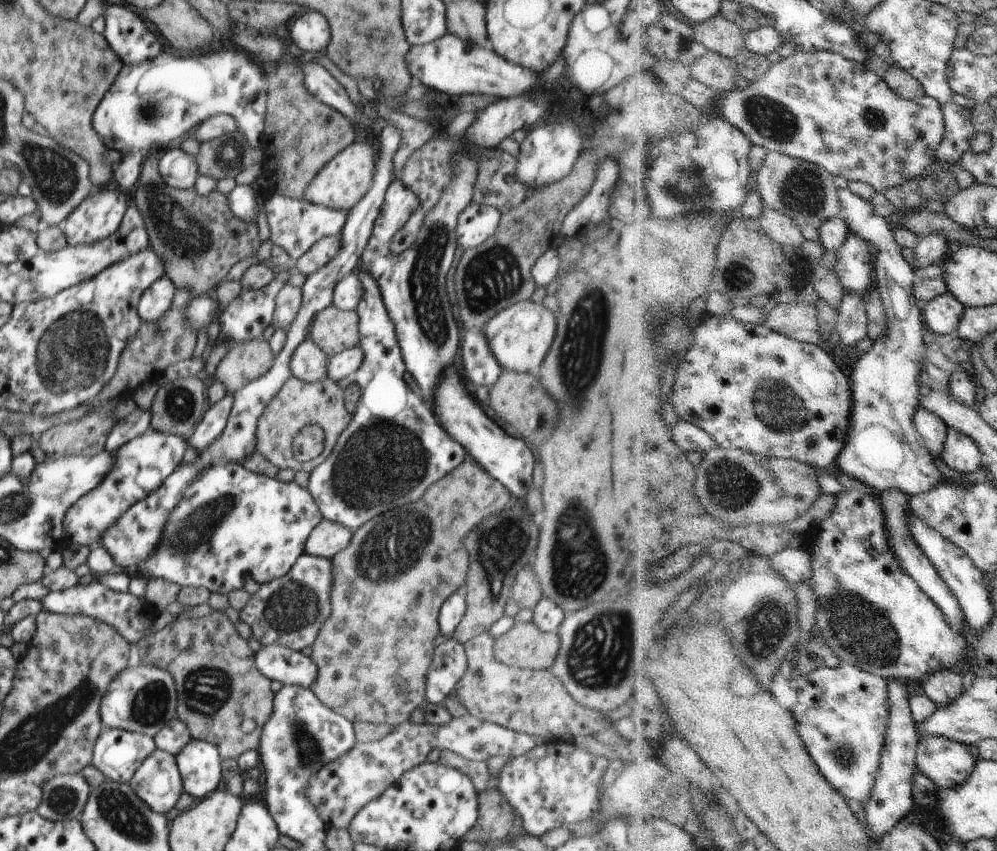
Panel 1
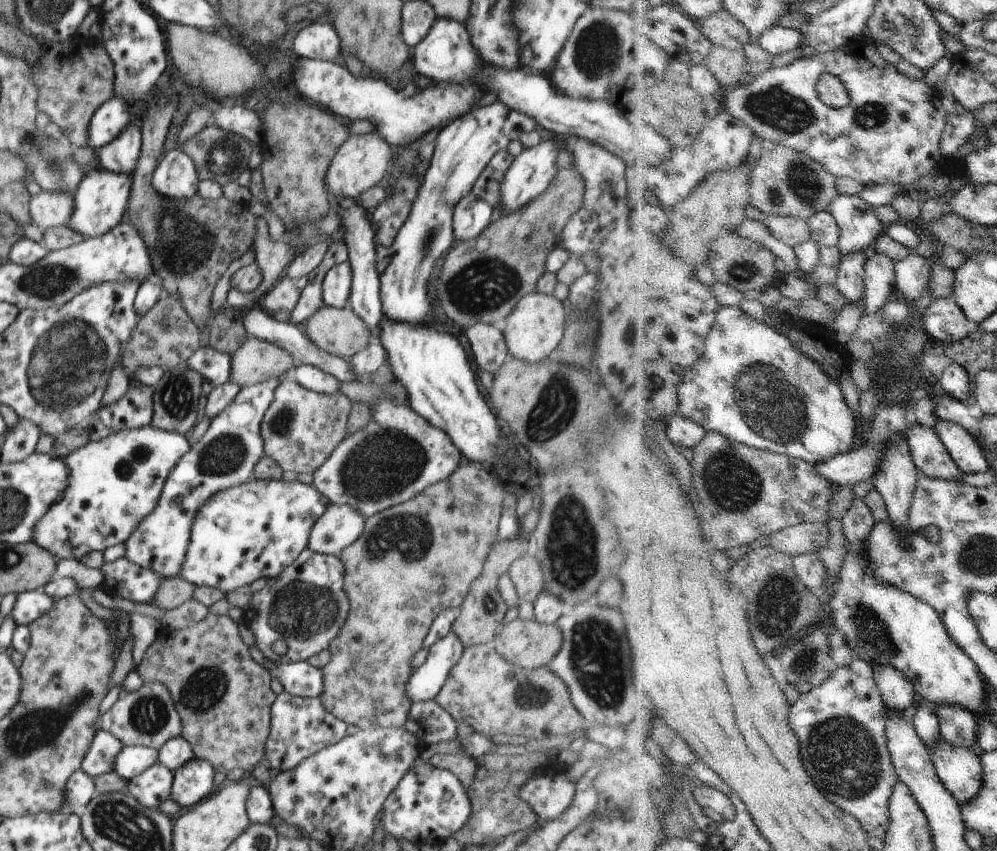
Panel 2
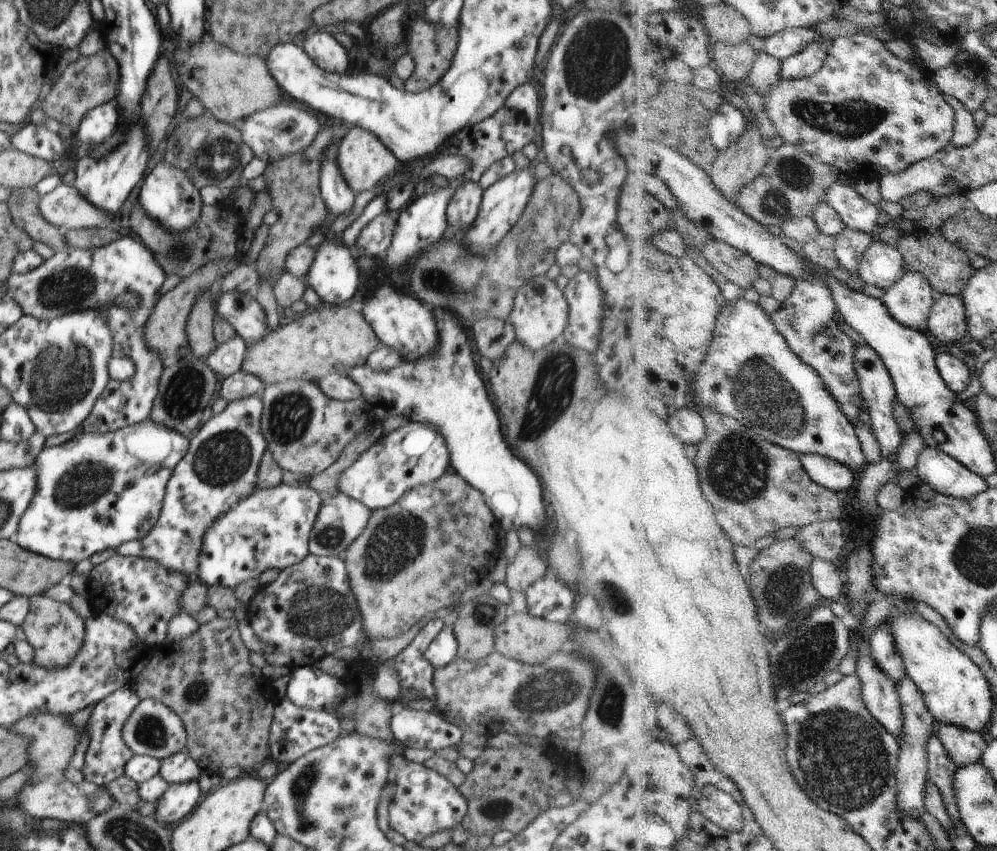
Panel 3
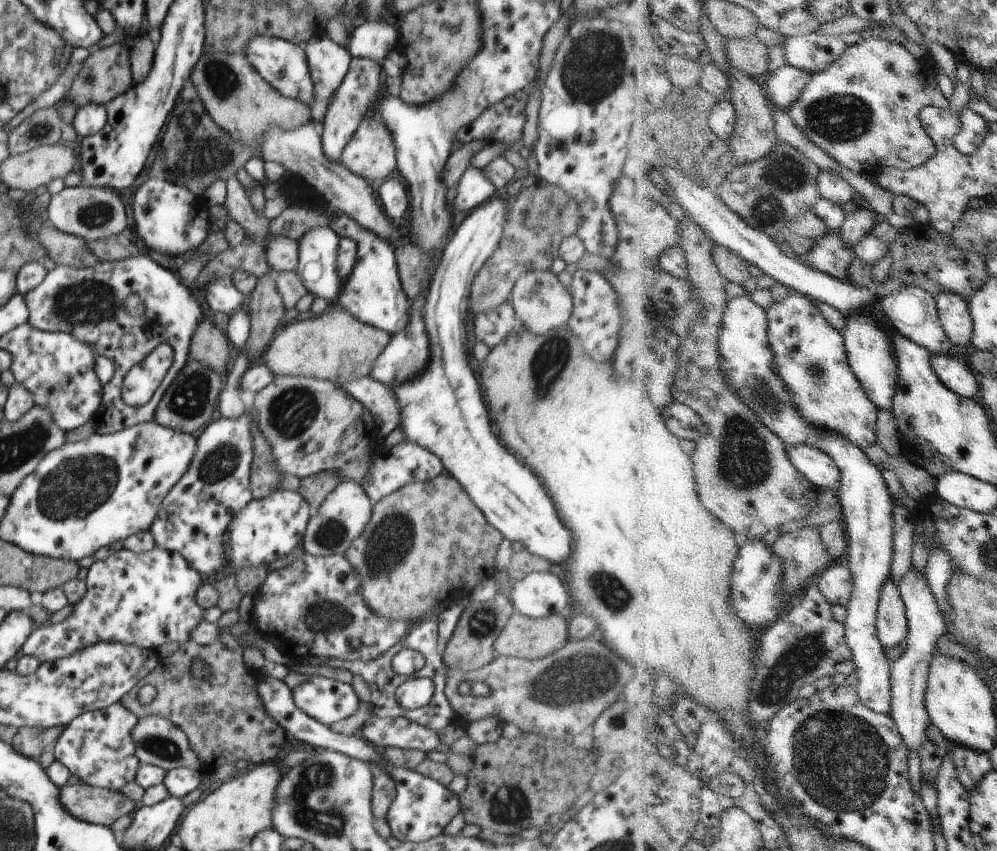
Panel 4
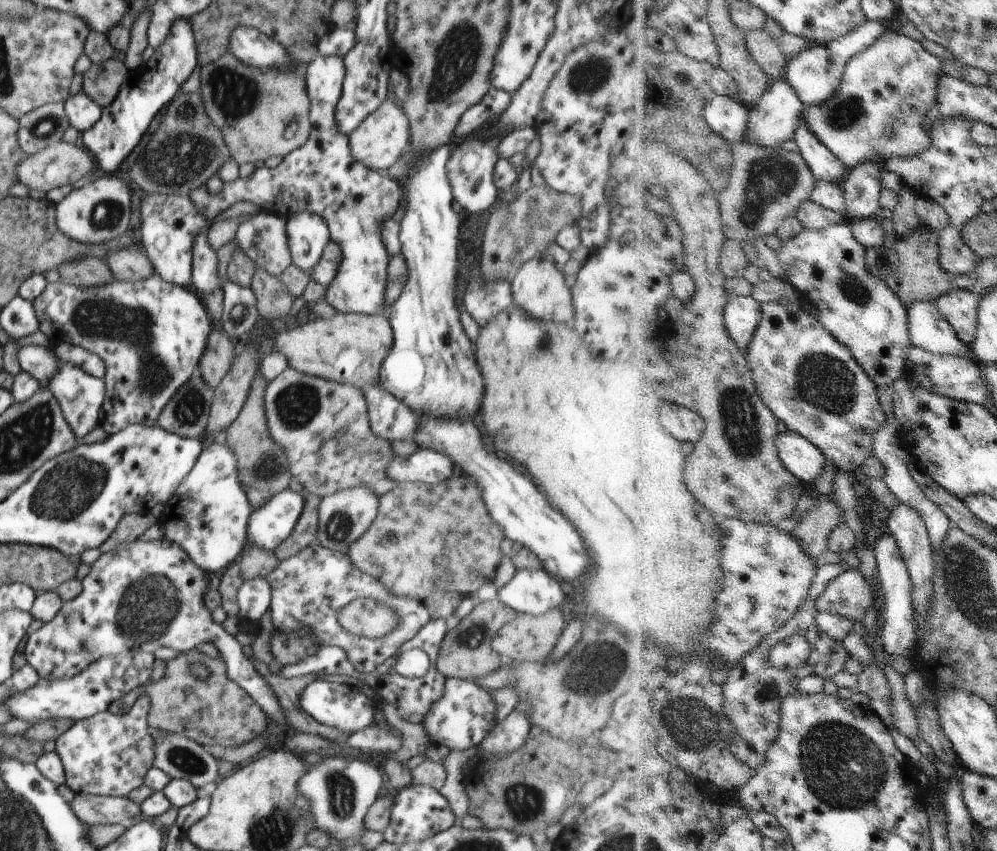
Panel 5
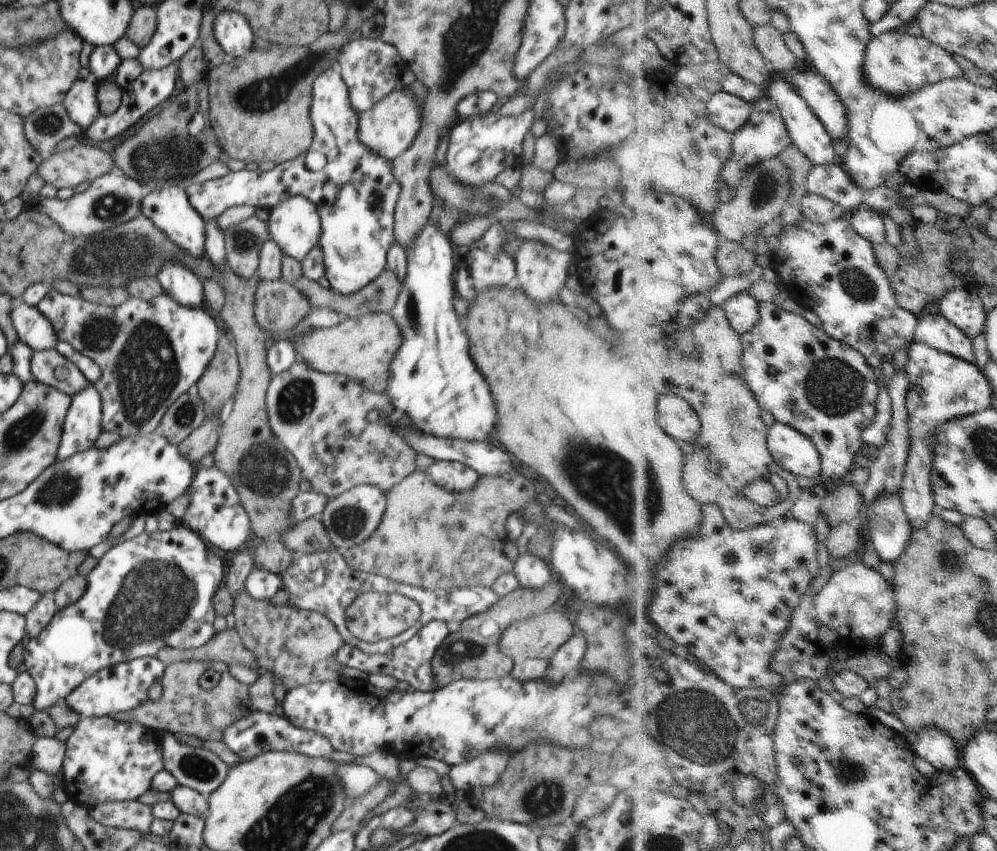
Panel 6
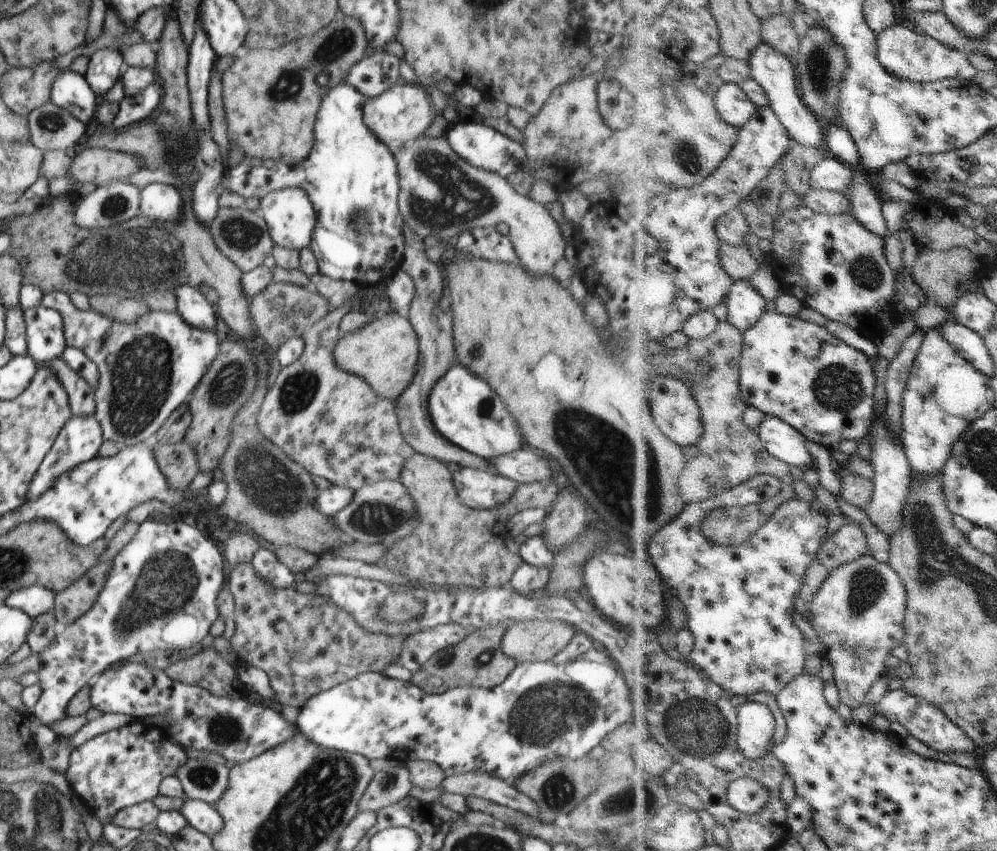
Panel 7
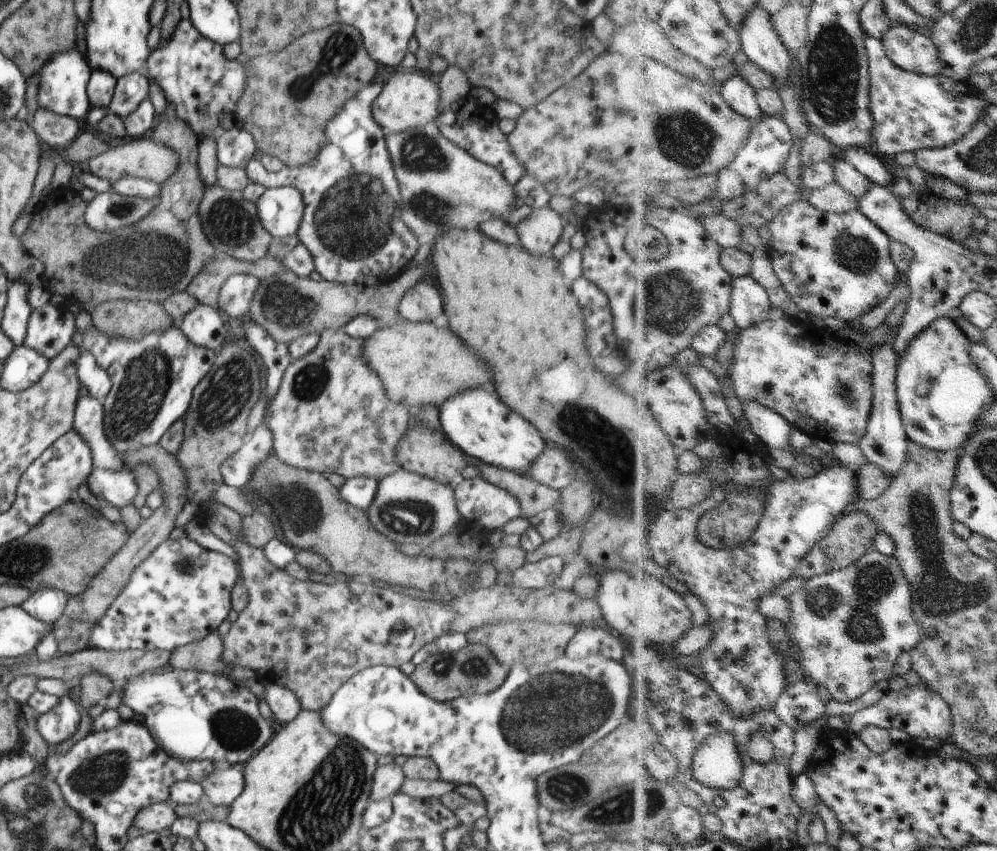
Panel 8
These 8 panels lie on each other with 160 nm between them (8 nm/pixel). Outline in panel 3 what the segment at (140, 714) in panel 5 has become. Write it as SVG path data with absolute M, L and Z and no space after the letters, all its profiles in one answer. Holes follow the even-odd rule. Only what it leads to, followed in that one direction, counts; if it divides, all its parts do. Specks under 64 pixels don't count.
M128 685L115 690L94 705L87 725L80 730L80 736L86 730L88 738L90 738L81 770L86 783L106 788L109 782L125 774L126 763L133 757L134 753L124 742L122 729L140 701L131 685Z

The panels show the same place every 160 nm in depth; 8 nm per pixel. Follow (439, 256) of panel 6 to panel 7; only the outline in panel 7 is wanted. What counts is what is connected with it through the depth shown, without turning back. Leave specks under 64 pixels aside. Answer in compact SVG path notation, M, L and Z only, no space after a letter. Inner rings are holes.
M450 366L450 370L432 388L430 398L426 398L426 406L434 430L438 430L438 434L448 442L475 456L494 458L526 448L518 424L514 424L514 418L506 410L504 402L494 394L494 390L490 390L484 380L476 378L474 374L470 378L470 372L466 372L462 366Z

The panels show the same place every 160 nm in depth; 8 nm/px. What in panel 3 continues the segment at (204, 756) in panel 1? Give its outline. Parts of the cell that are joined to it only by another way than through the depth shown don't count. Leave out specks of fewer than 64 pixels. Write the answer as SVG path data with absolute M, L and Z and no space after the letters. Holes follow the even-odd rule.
M196 781L174 783L169 785L166 792L155 802L154 818L166 824L178 824L187 817L203 798Z

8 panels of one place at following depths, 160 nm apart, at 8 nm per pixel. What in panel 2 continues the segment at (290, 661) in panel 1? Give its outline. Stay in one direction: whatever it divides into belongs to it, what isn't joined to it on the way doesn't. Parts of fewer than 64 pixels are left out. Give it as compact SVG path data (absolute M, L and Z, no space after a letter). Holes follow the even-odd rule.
M265 660L264 668L278 678L283 690L297 697L319 697L323 691L323 671L307 661L278 664Z

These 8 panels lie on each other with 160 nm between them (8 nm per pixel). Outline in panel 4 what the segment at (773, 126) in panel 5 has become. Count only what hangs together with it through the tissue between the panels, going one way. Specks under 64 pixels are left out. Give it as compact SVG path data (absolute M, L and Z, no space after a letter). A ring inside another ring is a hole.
M787 64L772 76L768 76L765 87L770 100L790 114L792 107L802 98L810 81L813 80L813 76L807 70Z

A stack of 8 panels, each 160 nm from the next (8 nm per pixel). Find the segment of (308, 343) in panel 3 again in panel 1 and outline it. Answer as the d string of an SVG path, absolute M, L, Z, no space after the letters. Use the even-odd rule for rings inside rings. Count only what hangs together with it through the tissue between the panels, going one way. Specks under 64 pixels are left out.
M332 304L314 315L308 336L331 358L359 346L358 323L355 310L345 311ZM263 336L234 343L215 368L214 377L225 386L228 393L235 393L246 383L265 375L273 365L274 358L269 342Z

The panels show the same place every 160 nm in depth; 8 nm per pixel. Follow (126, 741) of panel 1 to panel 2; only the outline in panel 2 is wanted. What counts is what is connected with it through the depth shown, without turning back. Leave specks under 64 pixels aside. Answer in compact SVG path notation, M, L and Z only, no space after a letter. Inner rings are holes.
M123 745L115 760L115 770L122 778L129 781L142 774L154 763L159 762L159 752L150 747Z

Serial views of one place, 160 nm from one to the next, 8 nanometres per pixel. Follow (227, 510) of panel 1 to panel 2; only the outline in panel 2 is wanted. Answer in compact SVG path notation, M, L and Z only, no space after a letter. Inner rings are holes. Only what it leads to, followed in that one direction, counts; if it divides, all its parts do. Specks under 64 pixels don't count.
M283 479L256 480L210 497L193 522L180 577L226 594L258 578L277 577L308 546L314 523L330 503L316 487Z

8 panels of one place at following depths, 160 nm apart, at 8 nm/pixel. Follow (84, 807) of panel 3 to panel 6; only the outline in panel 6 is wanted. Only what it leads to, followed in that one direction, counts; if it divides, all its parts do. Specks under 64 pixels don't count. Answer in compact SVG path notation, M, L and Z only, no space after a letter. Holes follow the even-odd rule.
M136 801L104 802L86 807L88 816L106 827L138 830L140 834L150 835L153 822L152 808Z

